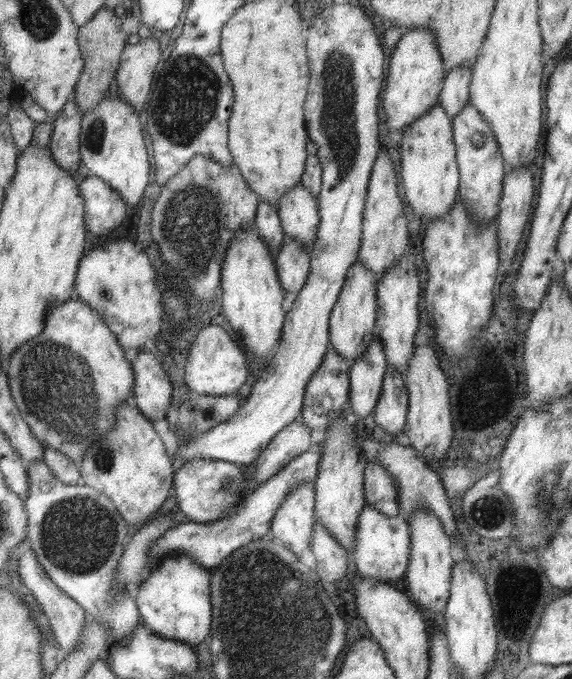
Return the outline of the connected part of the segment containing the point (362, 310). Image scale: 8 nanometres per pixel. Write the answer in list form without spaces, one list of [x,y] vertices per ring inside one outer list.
[[[360,258],[346,271],[346,280],[343,282],[339,299],[333,307],[329,319],[329,337],[331,346],[348,362],[358,358],[374,338],[373,332],[377,323],[377,278],[366,268]]]

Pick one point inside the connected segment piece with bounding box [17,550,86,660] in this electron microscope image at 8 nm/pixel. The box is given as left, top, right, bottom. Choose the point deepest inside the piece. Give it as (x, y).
(67, 618)

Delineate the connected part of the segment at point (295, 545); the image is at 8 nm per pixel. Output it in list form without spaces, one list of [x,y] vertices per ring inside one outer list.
[[[304,481],[299,485],[293,486],[293,489],[285,496],[282,506],[278,508],[274,518],[272,518],[272,534],[275,538],[282,540],[292,548],[294,554],[300,556],[305,550],[310,550],[310,540],[312,540],[312,529],[316,526],[317,518],[315,516],[315,483]]]

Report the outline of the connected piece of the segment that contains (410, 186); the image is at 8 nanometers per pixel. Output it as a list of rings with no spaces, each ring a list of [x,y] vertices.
[[[440,102],[430,109],[430,112],[415,118],[404,130],[399,134],[401,144],[399,144],[399,153],[401,154],[402,171],[399,178],[402,180],[404,188],[404,196],[406,206],[411,206],[417,214],[422,226],[430,219],[445,215],[450,209],[453,209],[455,202],[459,198],[459,168],[457,164],[457,148],[453,135],[453,118],[446,114],[446,110],[440,106]]]

